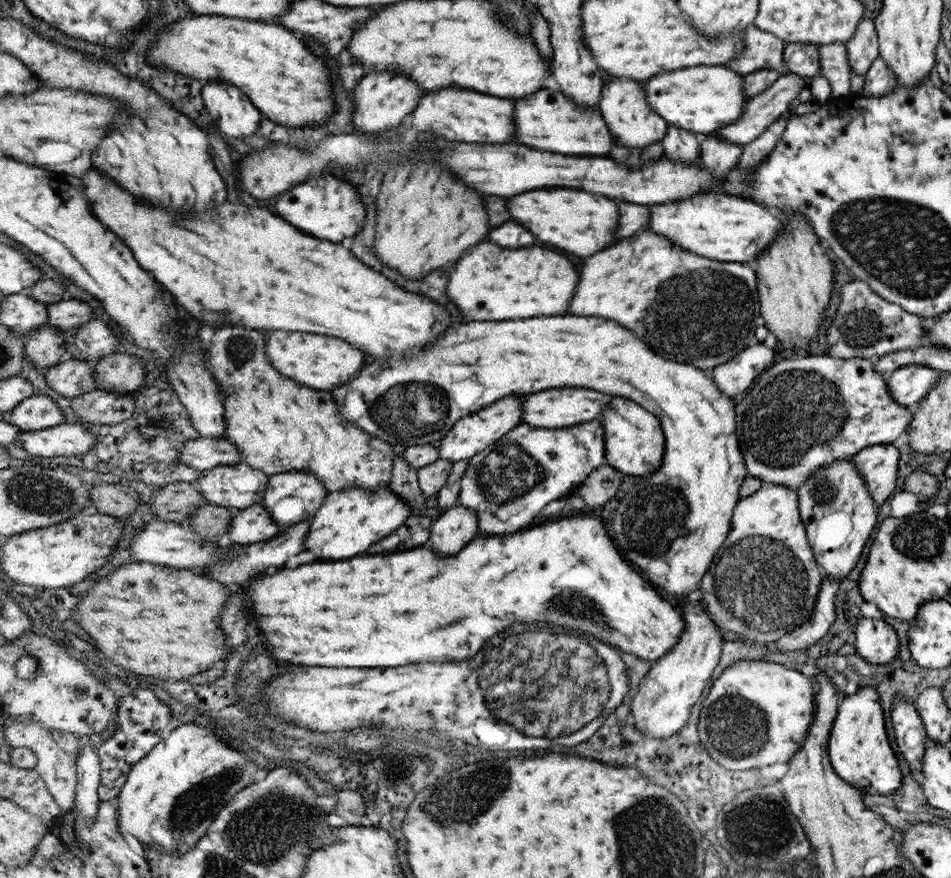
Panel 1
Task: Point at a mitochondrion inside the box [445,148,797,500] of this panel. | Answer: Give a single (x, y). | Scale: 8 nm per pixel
(703, 316)

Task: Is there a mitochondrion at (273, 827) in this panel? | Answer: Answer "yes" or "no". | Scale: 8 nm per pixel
yes

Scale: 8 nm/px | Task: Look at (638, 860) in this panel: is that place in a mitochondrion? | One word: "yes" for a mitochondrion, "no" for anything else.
yes

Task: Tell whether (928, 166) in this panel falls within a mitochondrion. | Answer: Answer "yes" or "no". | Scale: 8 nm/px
no

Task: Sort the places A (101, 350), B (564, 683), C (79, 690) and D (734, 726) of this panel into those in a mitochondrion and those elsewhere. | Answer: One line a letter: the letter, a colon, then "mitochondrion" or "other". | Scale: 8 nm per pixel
A: other
B: mitochondrion
C: mitochondrion
D: mitochondrion

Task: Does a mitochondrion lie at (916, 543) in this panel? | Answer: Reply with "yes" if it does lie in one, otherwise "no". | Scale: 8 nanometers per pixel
yes

